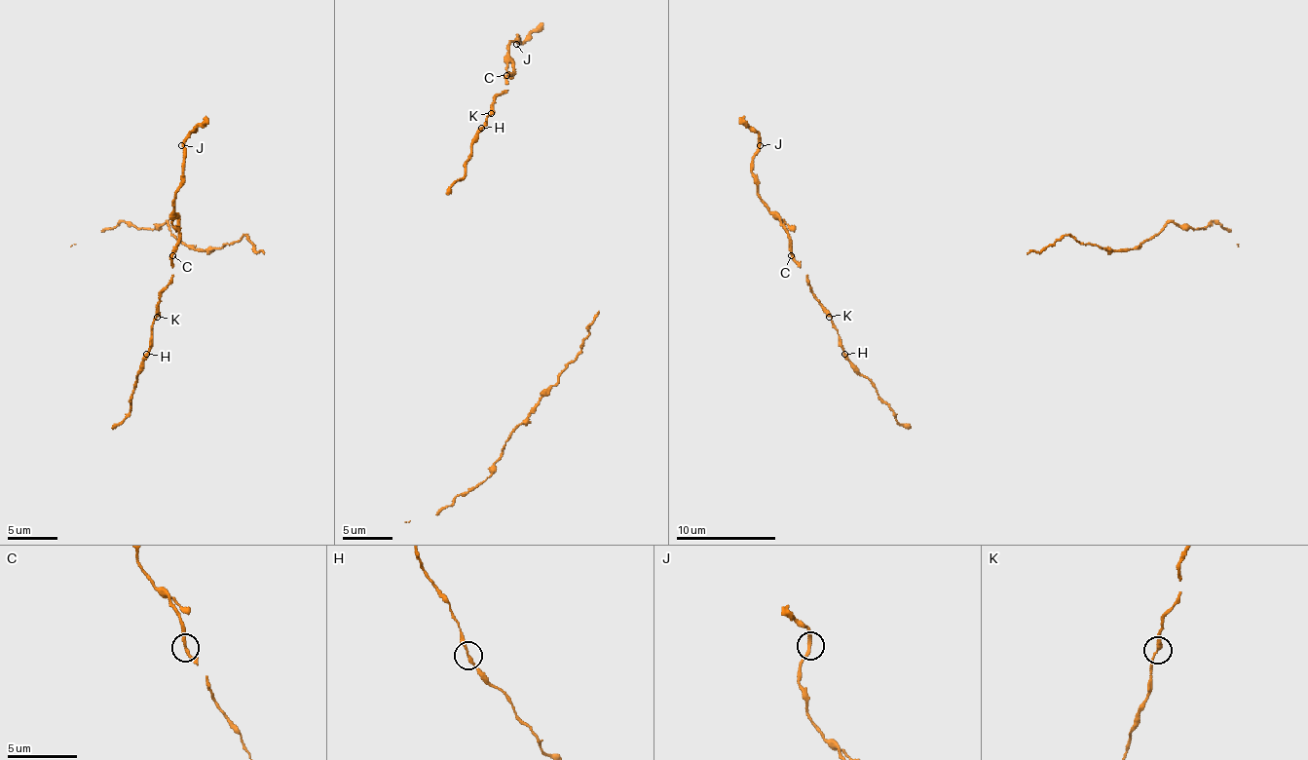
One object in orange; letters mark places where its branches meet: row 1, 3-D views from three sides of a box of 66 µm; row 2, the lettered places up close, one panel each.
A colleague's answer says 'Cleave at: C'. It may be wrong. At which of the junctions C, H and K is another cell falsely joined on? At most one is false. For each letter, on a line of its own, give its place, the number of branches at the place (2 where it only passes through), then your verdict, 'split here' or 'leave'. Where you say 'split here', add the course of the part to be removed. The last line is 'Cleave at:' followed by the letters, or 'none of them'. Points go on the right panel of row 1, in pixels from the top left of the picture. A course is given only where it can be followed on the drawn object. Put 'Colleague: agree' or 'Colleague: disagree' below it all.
C: place (791, 255); branches 2; split here; course (792, 254), (787, 230), (757, 192), (752, 172), (757, 140), (740, 118)
H: place (844, 354); branches 2; leave
K: place (829, 317); branches 2; leave
Cleave at: C
Colleague: agree

